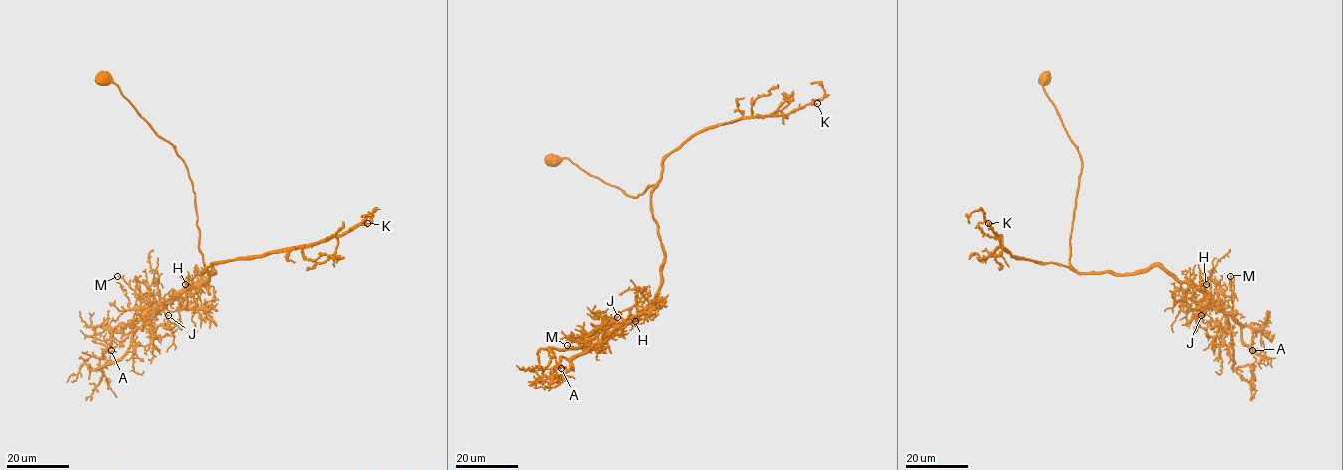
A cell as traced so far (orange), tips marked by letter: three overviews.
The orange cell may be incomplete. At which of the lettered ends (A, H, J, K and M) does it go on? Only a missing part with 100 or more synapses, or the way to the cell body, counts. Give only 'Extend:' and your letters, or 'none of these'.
Extend: K

